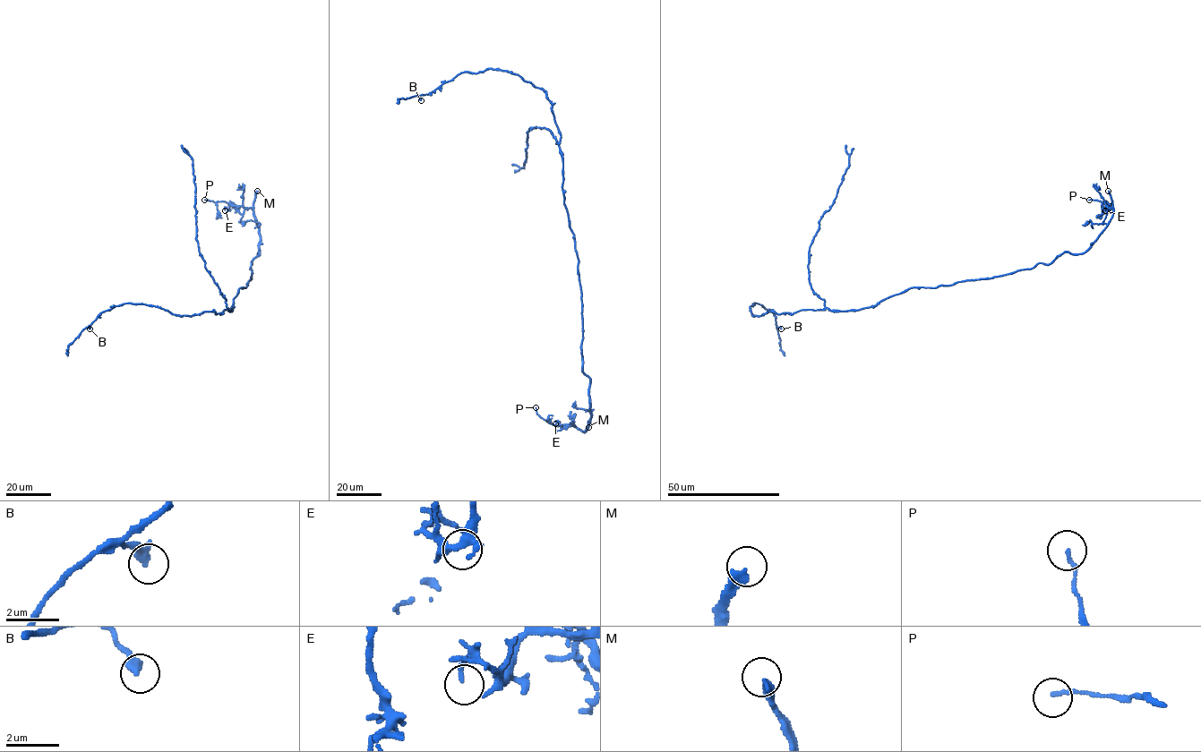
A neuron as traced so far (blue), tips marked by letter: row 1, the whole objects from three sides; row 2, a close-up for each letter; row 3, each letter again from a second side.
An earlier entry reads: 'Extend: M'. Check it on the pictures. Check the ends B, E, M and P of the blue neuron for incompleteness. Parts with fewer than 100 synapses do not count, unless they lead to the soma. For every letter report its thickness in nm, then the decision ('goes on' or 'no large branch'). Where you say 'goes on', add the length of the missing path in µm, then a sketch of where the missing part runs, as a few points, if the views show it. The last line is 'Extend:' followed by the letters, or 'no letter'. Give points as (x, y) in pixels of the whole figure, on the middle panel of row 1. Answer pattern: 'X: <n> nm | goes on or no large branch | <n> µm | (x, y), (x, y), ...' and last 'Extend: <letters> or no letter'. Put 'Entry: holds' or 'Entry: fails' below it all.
B: 360 nm | no large branch
E: 160 nm | no large branch
M: 360 nm | goes on | 5 µm
P: 140 nm | no large branch
Extend: M
Entry: holds

